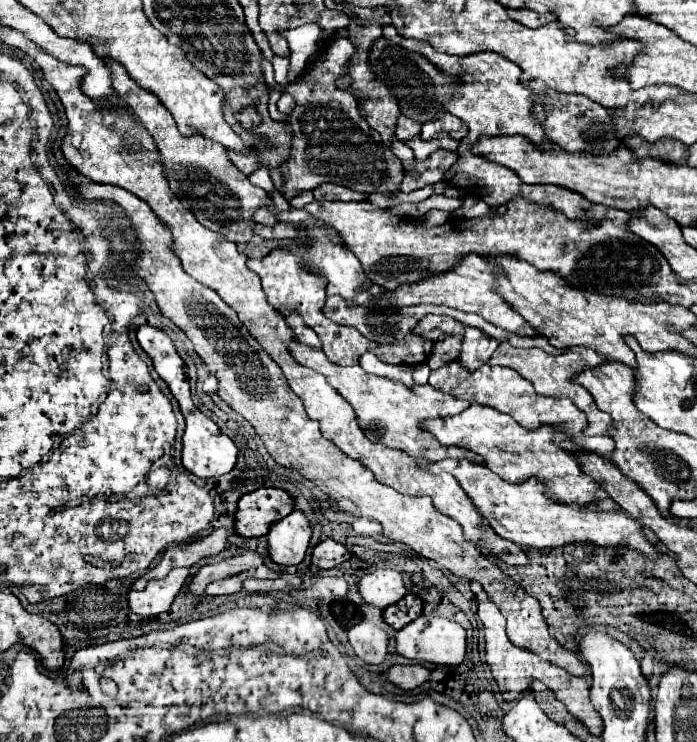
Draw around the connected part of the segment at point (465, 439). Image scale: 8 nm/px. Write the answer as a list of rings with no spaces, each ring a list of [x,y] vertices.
[[[470,405],[460,415],[426,421],[424,429],[428,429],[442,445],[458,445],[482,455],[486,465],[508,483],[524,483],[530,477],[544,481],[544,493],[566,505],[572,503],[574,507],[588,507],[598,503],[602,495],[600,485],[582,471],[578,457],[554,445],[556,429],[552,425],[542,425],[536,431],[528,431],[522,425],[516,425],[510,415],[504,415],[492,407]]]

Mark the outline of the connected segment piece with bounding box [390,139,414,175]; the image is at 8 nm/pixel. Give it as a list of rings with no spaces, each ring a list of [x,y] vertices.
[[[392,139],[390,149],[392,149],[392,153],[402,161],[404,171],[412,175],[412,173],[414,173],[414,171],[412,171],[412,167],[414,167],[414,153],[412,153],[412,149],[410,149],[408,145],[404,145],[402,141],[398,141],[398,139]]]

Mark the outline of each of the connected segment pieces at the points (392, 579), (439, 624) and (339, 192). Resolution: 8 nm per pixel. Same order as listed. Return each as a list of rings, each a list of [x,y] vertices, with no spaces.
[[[376,569],[374,573],[364,575],[358,583],[358,589],[366,603],[382,609],[400,601],[408,593],[402,575],[396,569]]]
[[[420,615],[396,633],[396,651],[414,661],[428,661],[436,665],[460,665],[466,655],[466,629],[446,617]]]
[[[324,183],[314,189],[316,199],[328,199],[328,201],[364,201],[368,195],[366,193],[356,193],[348,187],[334,185],[334,183]]]

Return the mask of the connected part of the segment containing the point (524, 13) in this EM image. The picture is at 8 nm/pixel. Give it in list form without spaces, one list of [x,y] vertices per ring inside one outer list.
[[[508,9],[508,15],[526,27],[542,27],[546,23],[546,17],[532,13],[528,9]]]

